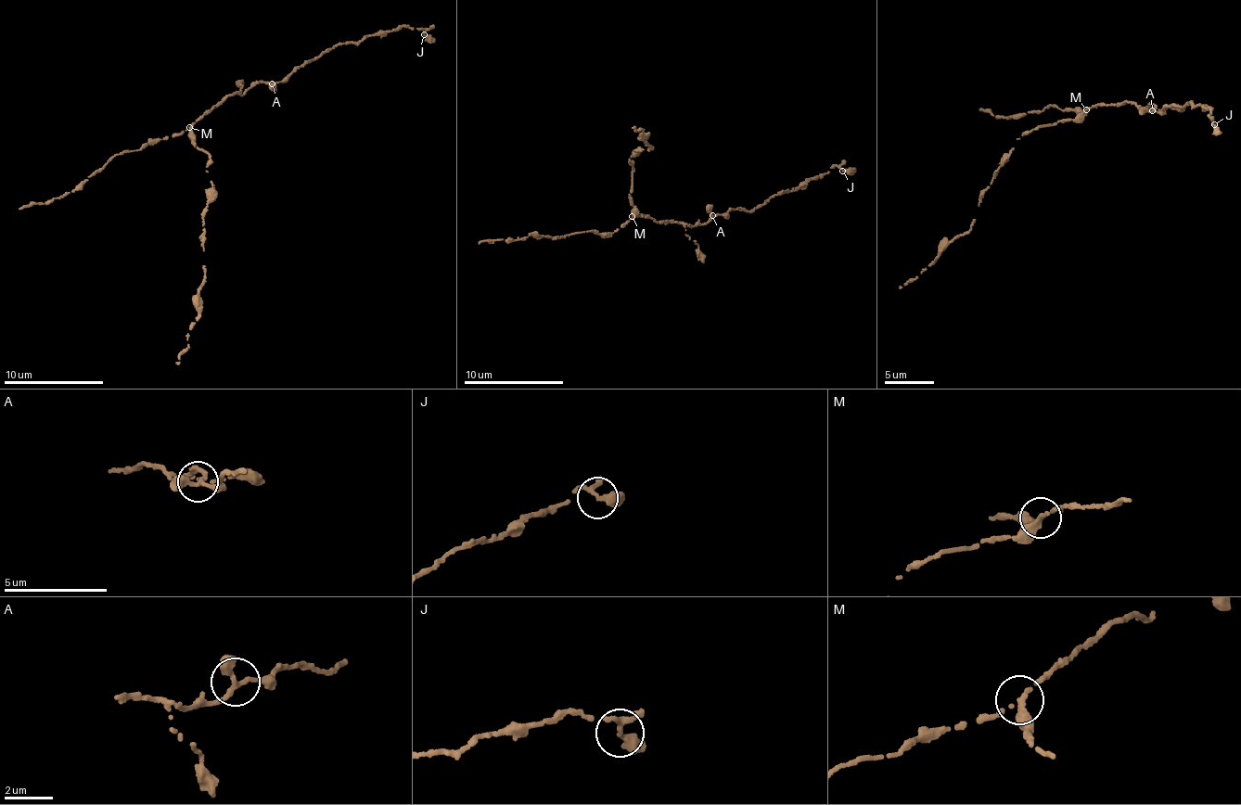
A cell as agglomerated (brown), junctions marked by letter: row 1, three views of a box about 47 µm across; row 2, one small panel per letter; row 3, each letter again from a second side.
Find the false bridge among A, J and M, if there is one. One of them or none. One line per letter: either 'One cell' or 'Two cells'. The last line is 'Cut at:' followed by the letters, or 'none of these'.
A: One cell
J: One cell
M: Two cells
Cut at: M

